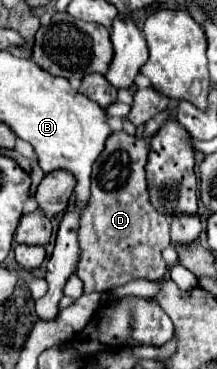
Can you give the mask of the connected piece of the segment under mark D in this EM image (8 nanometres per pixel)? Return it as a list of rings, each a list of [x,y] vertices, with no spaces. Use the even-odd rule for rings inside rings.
[[[115,131],[93,165],[91,197],[81,215],[79,229],[79,245],[83,247],[83,253],[77,277],[85,283],[85,293],[107,291],[137,277],[163,281],[167,275],[167,263],[161,253],[171,243],[169,221],[157,213],[149,201],[145,183],[147,155],[147,139]]]

